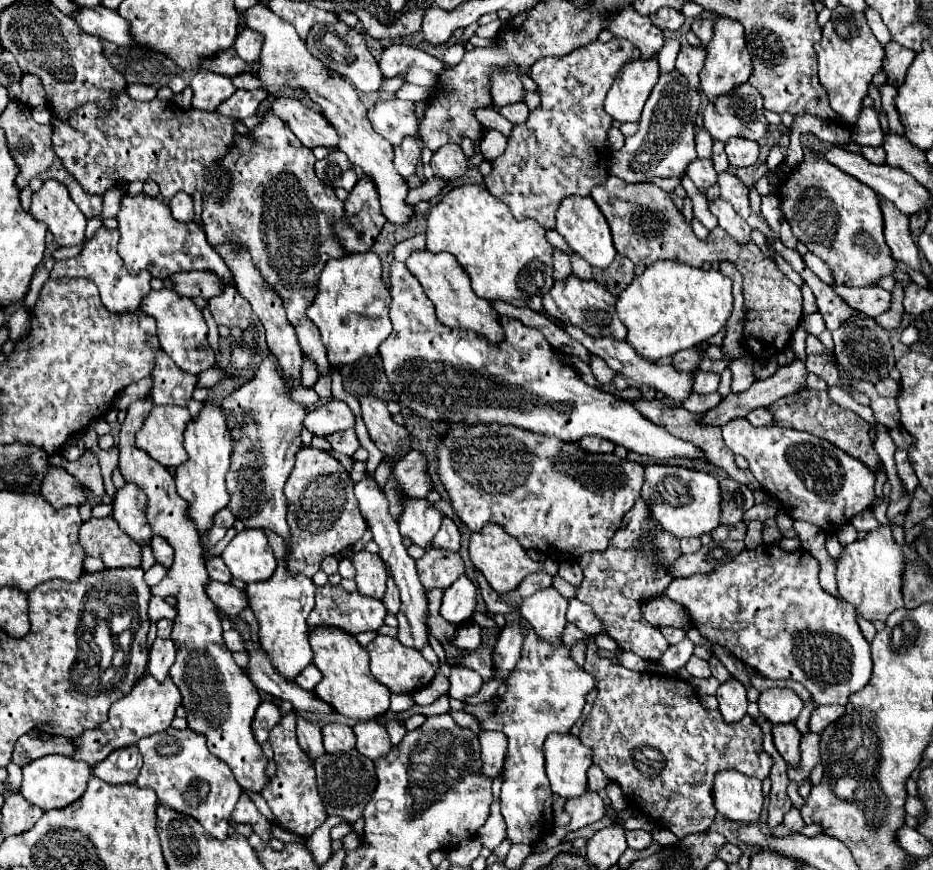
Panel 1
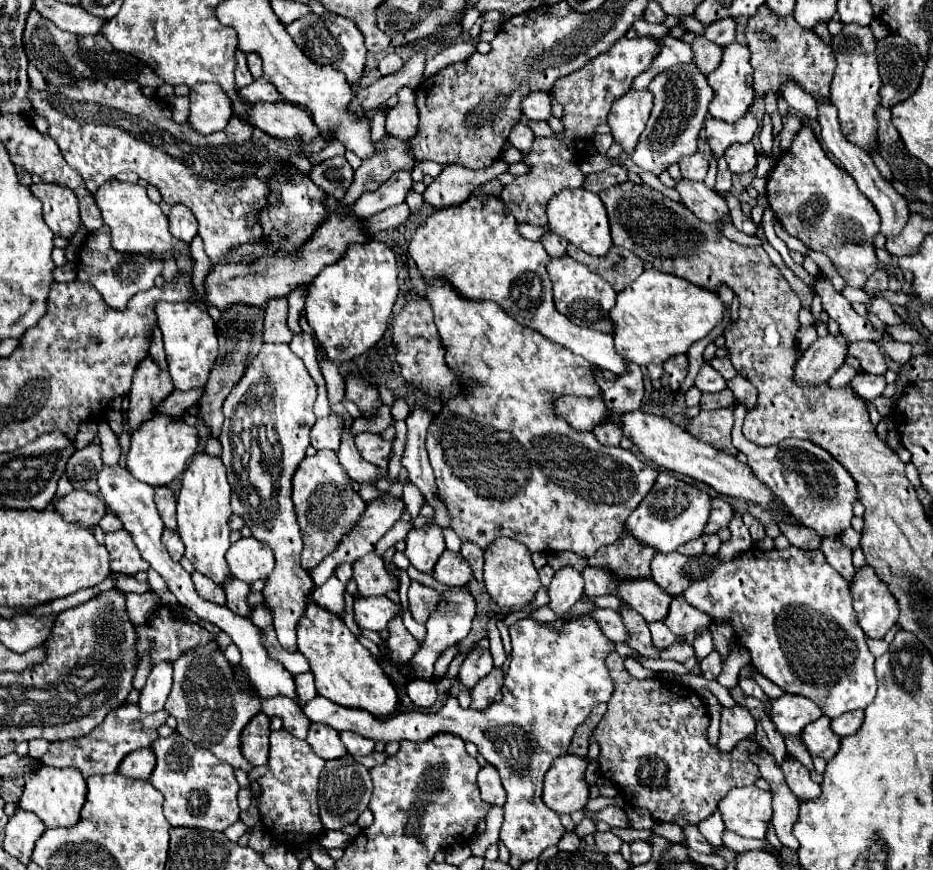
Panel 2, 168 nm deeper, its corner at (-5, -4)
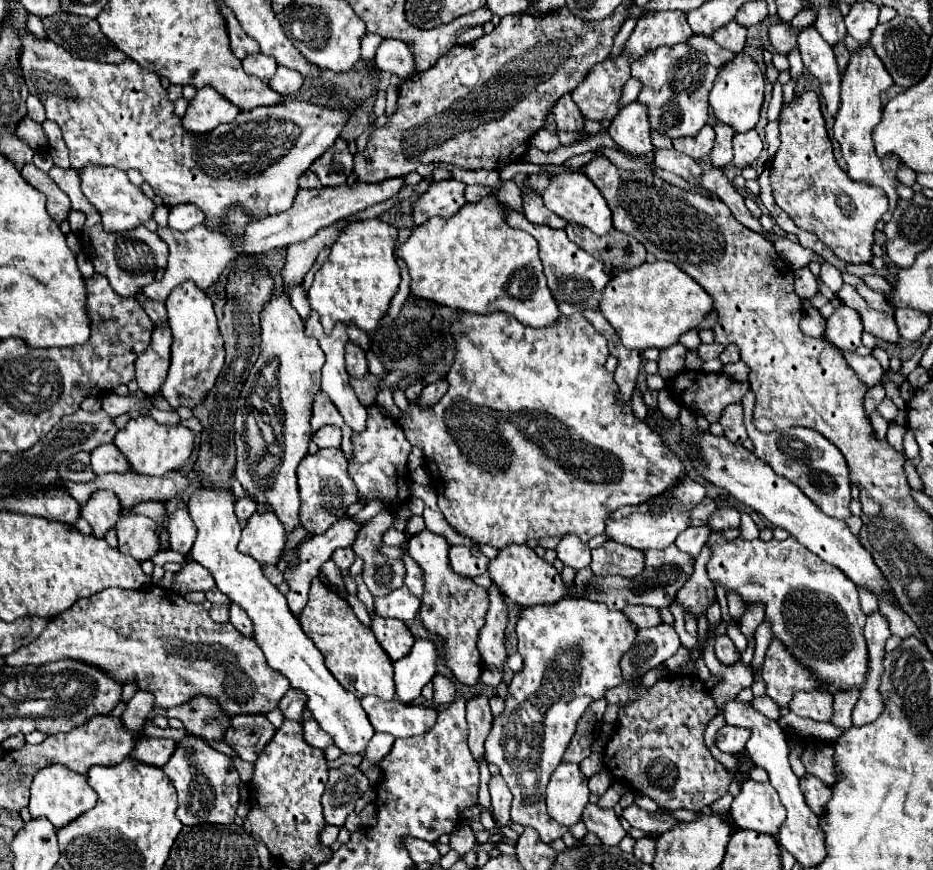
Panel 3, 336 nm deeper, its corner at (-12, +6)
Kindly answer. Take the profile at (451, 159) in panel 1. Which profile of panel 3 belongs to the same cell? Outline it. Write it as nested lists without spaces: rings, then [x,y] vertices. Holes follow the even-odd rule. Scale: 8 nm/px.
[[[457,179],[433,181],[429,189],[417,199],[413,207],[413,219],[417,225],[425,223],[429,217],[455,215],[465,203],[465,183]]]

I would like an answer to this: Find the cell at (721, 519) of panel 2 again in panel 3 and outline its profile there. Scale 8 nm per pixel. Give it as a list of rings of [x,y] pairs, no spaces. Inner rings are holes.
[[[707,497],[703,499],[695,509],[693,509],[693,515],[691,515],[691,525],[699,527],[699,525],[707,525],[709,517],[719,509],[717,501],[713,497]]]

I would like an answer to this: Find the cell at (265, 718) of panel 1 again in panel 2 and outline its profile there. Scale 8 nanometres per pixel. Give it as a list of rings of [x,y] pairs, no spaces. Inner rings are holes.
[[[260,711],[248,721],[248,725],[240,735],[240,751],[244,759],[248,759],[248,763],[252,763],[254,767],[268,763],[270,749],[268,737],[270,737],[270,719]]]

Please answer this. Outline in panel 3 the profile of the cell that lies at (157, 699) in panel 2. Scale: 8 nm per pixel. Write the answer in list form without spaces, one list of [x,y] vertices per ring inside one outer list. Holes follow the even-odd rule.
[[[137,691],[135,697],[127,703],[125,713],[121,715],[123,723],[131,731],[139,731],[143,721],[155,711],[155,695],[151,691]]]

